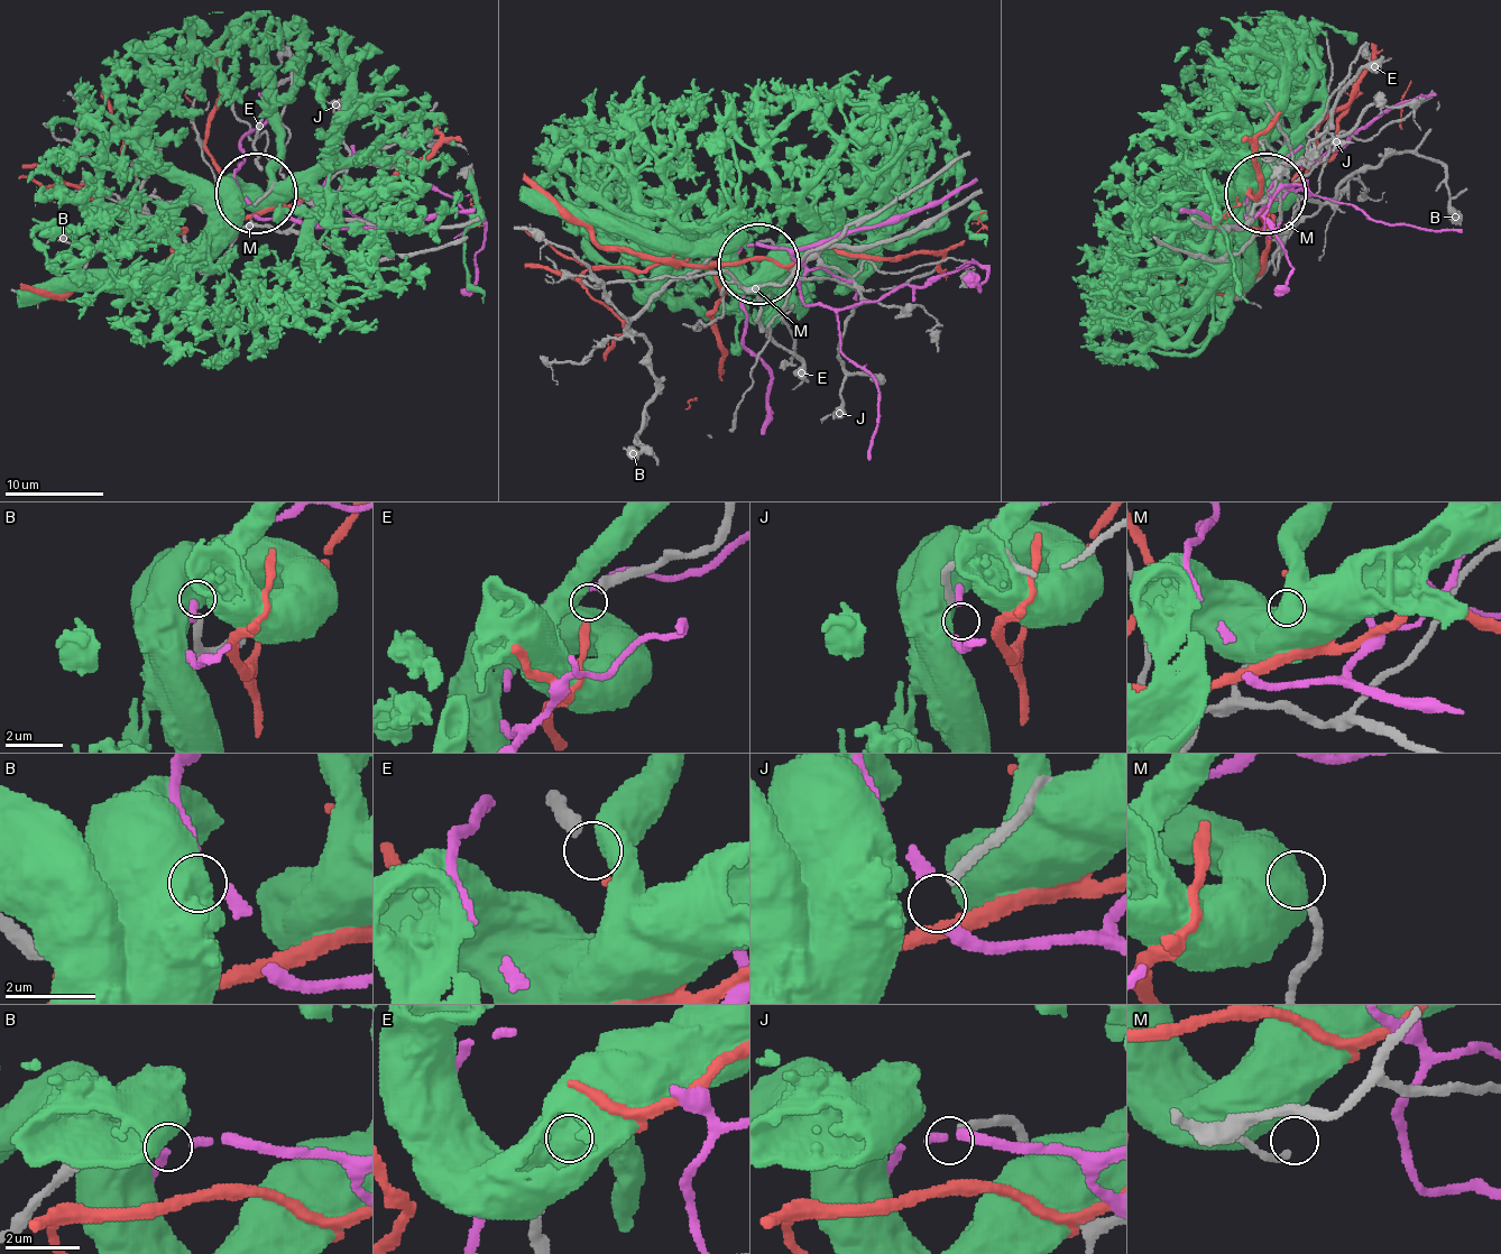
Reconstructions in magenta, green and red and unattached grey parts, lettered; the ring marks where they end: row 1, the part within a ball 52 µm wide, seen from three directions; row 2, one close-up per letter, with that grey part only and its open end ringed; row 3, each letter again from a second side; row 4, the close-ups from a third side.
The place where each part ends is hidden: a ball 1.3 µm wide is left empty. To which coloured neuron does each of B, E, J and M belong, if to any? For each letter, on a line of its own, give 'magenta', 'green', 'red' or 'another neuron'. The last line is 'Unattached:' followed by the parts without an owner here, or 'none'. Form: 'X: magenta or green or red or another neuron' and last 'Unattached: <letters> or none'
B: magenta
E: red
J: another neuron
M: another neuron
Unattached: J, M

